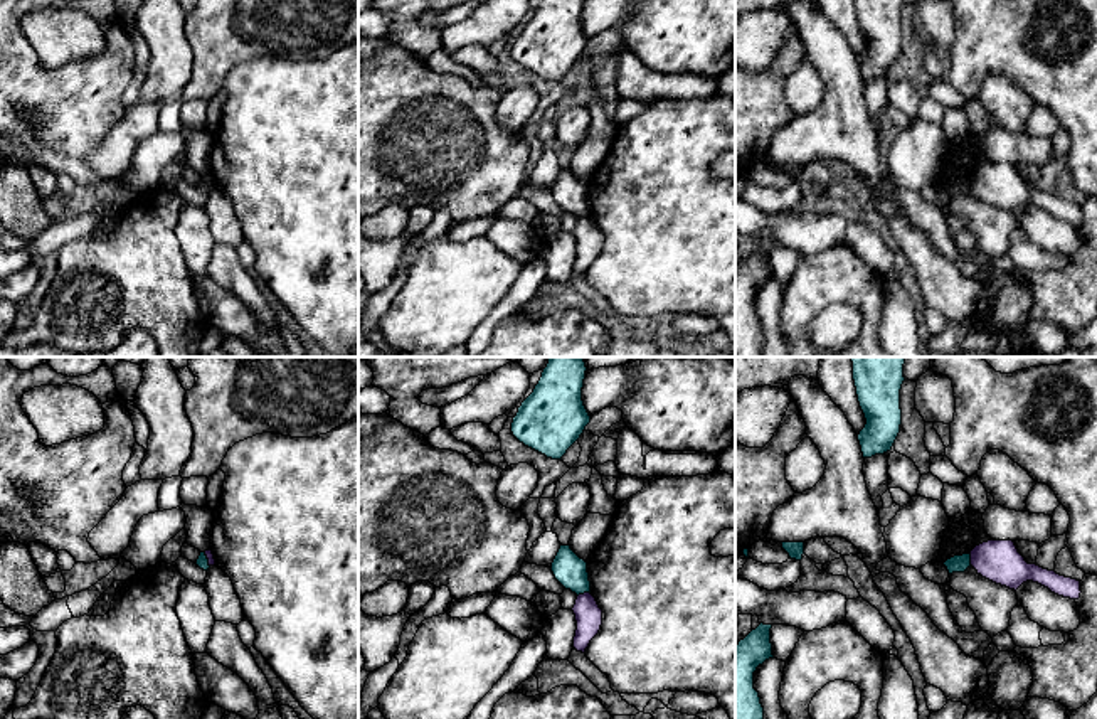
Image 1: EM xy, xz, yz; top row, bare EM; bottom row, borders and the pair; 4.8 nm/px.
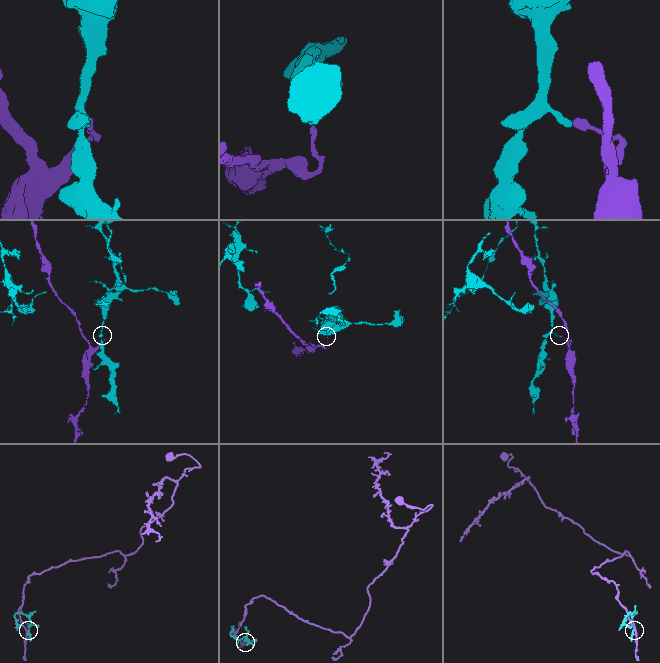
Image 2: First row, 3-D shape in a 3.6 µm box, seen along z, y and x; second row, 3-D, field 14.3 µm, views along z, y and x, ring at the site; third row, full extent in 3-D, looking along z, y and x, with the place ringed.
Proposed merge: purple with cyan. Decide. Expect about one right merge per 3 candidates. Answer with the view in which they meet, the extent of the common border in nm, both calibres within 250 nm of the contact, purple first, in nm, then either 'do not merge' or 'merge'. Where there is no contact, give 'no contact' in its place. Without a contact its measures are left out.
xz | 70 nm | 130/160 nm | do not merge

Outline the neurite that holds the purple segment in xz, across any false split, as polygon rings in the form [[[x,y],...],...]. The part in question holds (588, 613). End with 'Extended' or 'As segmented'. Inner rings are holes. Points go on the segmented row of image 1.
[[[591,593],[579,594],[572,608],[577,621],[574,648],[586,652],[591,640],[599,633],[602,625],[602,610]]]. As segmented

